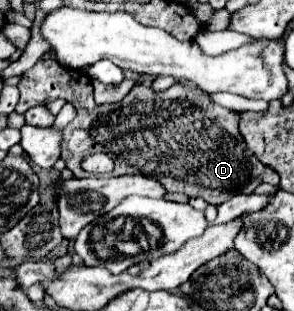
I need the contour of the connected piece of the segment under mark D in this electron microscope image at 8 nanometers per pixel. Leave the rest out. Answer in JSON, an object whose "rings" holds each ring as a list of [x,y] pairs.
{"rings":[[[40,59],[32,69],[28,69],[20,83],[20,101],[16,105],[18,113],[26,113],[32,105],[46,105],[54,99],[64,99],[72,103],[78,111],[78,117],[66,127],[66,133],[62,137],[62,159],[66,167],[74,173],[74,177],[88,177],[88,173],[80,167],[82,159],[90,153],[106,153],[114,159],[116,167],[112,175],[134,175],[134,173],[144,173],[144,175],[154,175],[170,193],[184,193],[188,197],[202,197],[210,205],[220,205],[228,201],[230,197],[238,193],[252,193],[254,187],[262,181],[276,185],[278,183],[278,173],[274,169],[262,165],[254,153],[246,147],[244,139],[238,133],[238,119],[234,111],[228,111],[220,105],[210,103],[208,99],[200,99],[200,91],[194,91],[184,85],[172,85],[166,91],[152,91],[146,85],[134,85],[132,91],[118,103],[110,105],[96,105],[94,95],[92,95],[92,83],[90,77],[84,75],[80,69],[66,69],[58,65],[56,61],[50,59]]]}

